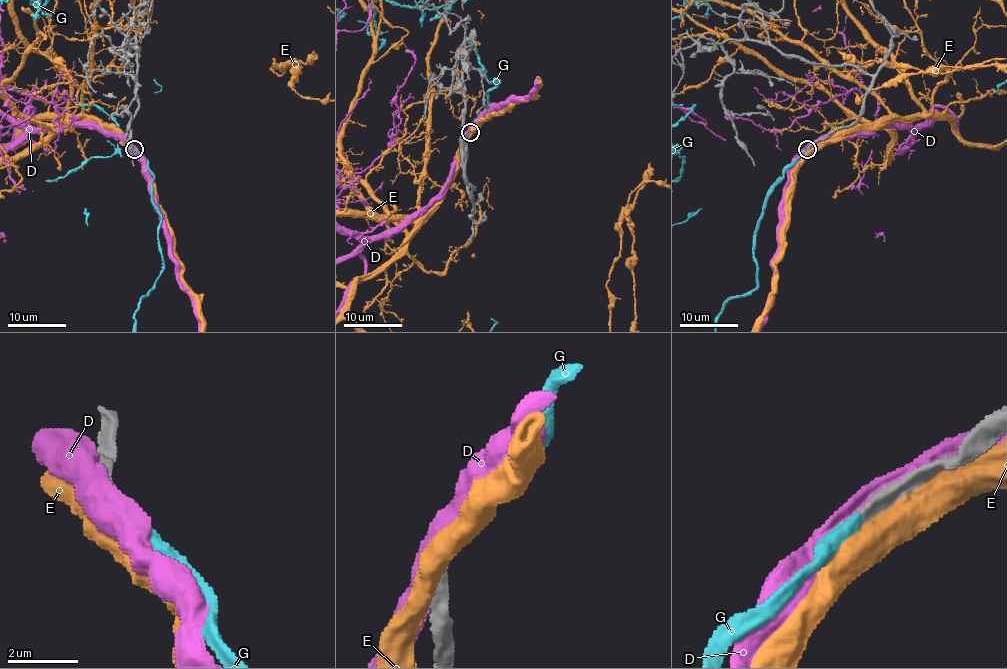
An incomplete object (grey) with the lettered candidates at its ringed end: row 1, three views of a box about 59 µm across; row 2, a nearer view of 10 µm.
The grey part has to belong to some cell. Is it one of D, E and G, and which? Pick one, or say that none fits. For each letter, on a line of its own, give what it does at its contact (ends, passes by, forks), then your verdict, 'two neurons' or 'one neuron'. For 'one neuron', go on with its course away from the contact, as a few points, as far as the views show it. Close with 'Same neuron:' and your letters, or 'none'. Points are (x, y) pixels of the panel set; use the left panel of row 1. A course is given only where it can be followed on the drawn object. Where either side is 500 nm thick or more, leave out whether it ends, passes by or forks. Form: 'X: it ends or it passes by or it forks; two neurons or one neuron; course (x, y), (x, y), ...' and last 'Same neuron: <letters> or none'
D: two neurons
E: two neurons
G: it ends; one neuron
Same neuron: G

